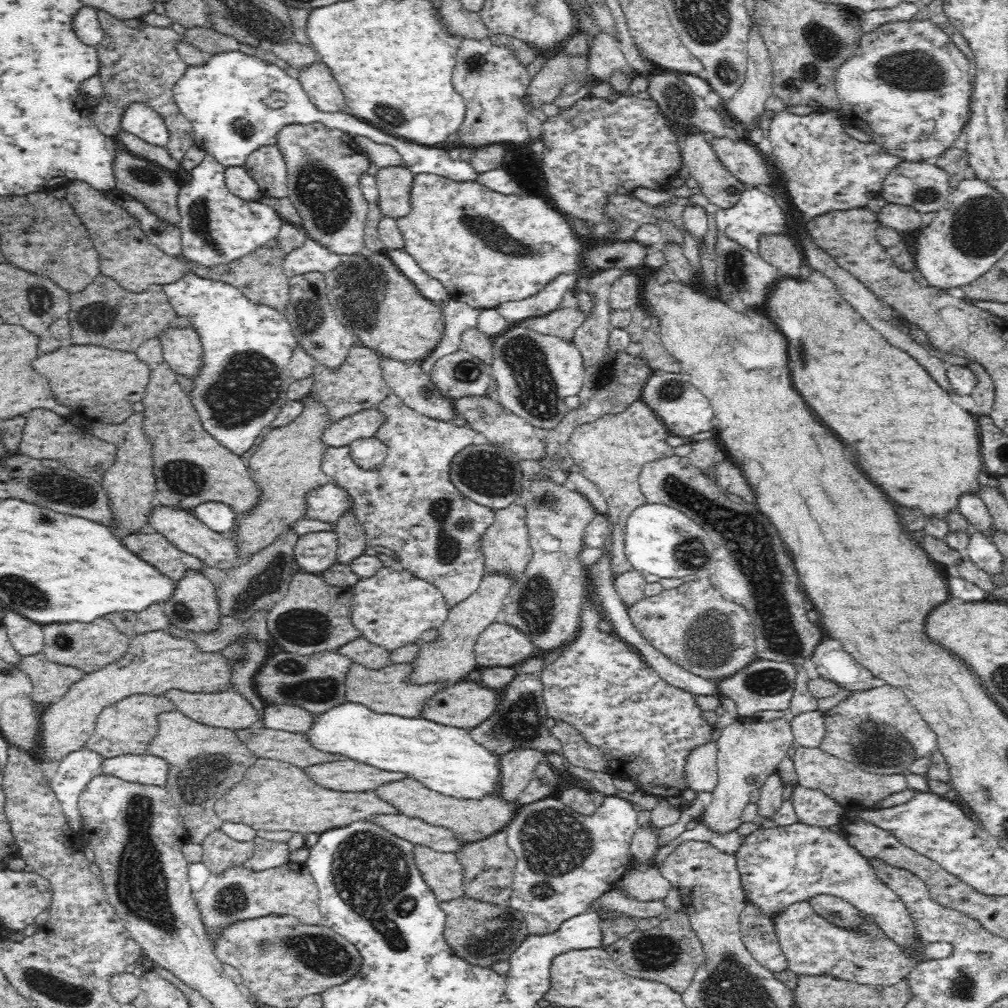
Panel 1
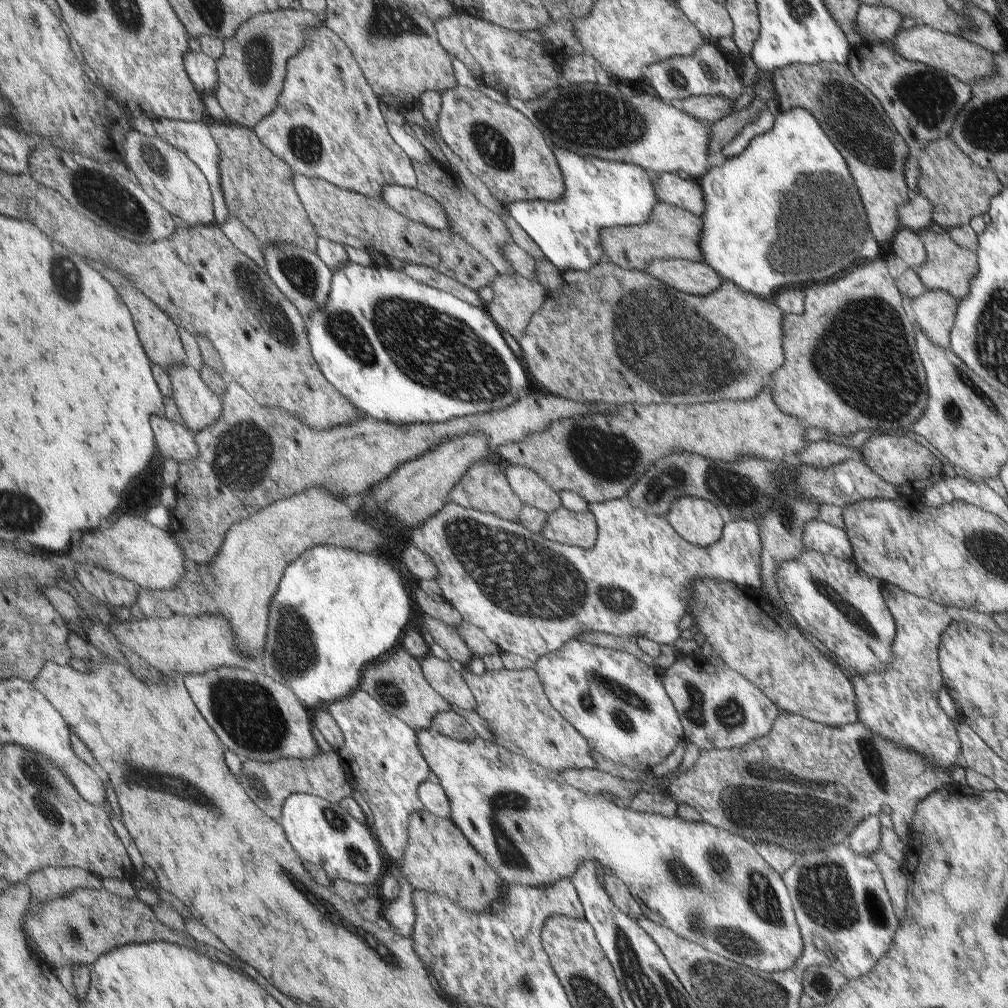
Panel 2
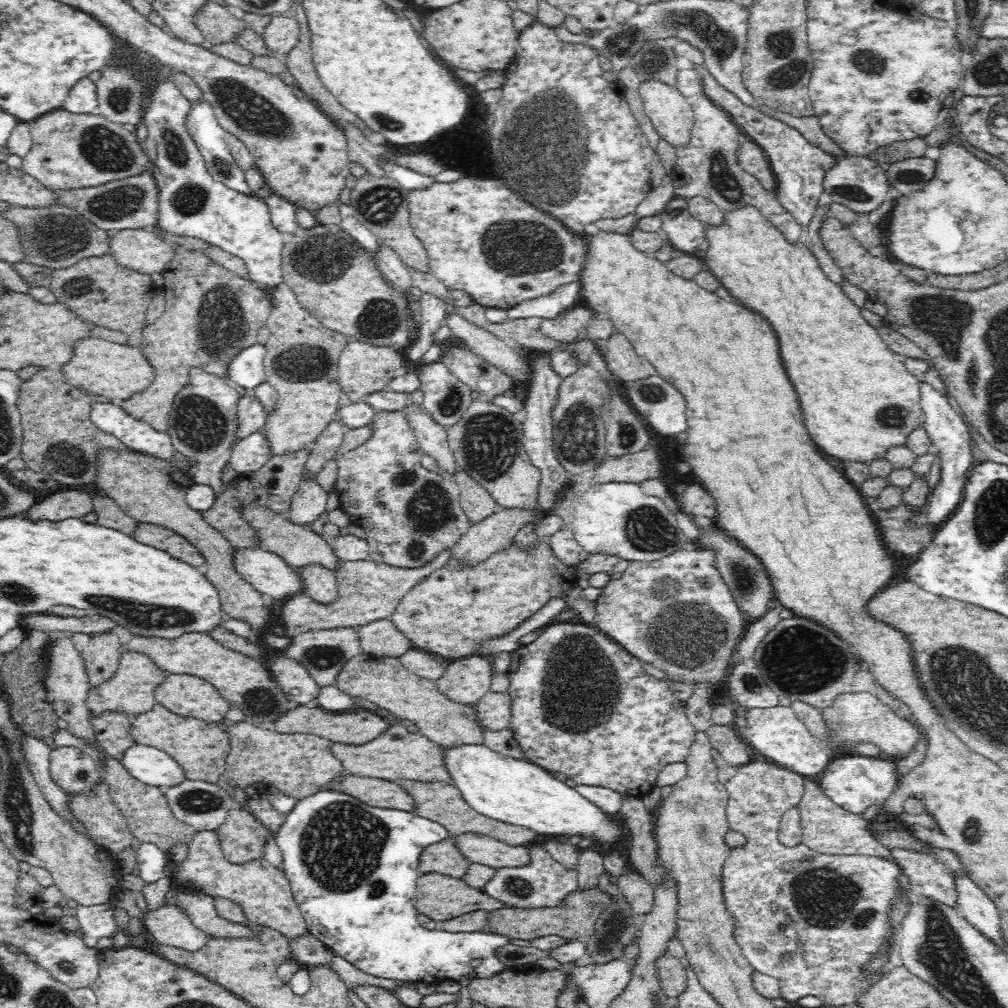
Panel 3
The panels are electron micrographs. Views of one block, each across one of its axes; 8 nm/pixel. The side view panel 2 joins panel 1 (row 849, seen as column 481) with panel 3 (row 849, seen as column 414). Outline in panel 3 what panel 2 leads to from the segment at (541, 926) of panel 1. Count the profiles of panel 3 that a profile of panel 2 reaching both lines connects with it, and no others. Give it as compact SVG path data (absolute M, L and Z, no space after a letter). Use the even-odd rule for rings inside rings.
M534 842L528 846L530 850L530 864L522 868L502 868L496 876L482 888L492 898L508 904L508 908L554 908L560 906L566 896L576 892L578 876L576 870L566 870L552 856L544 850L542 842Z

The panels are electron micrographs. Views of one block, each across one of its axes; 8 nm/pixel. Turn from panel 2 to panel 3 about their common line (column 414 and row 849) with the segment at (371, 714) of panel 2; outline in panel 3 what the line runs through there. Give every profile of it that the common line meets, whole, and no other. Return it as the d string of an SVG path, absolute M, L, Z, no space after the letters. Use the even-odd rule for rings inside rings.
M754 760L752 764L746 764L746 766L740 766L738 768L738 774L730 780L730 782L726 782L724 786L726 786L726 792L728 792L728 804L726 804L726 820L730 822L730 830L736 830L738 834L742 834L744 836L744 840L746 842L742 842L742 846L734 846L734 848L730 848L730 852L728 852L728 858L726 858L726 862L724 862L724 868L722 868L722 882L724 882L724 900L726 900L726 906L728 906L728 910L730 910L730 914L734 916L734 920L736 920L736 930L734 930L734 936L736 936L736 940L738 940L738 944L742 946L742 952L744 952L744 956L748 958L748 962L750 962L750 966L758 972L758 974L768 974L768 976L772 976L772 978L776 978L778 982L780 982L780 990L782 990L782 994L788 998L788 1000L794 1000L794 1002L798 1002L800 998L804 998L804 996L816 996L816 998L820 998L826 1006L850 1006L850 1004L856 1004L856 998L872 984L872 982L876 982L878 978L880 978L880 974L884 972L884 970L880 970L880 972L864 972L862 970L862 966L864 964L868 964L874 956L876 956L876 952L884 952L884 950L888 950L890 948L890 936L894 936L890 930L888 930L888 912L890 912L890 906L892 904L896 904L896 902L904 902L906 904L906 898L910 898L908 894L906 896L902 896L900 898L900 888L898 888L898 876L904 872L902 870L902 866L898 866L894 860L882 860L882 858L874 858L874 856L866 856L866 854L826 854L826 852L814 852L812 848L808 848L806 844L798 844L798 846L792 846L792 848L788 848L788 846L784 846L782 842L780 842L780 822L782 822L782 814L786 812L786 810L790 810L790 808L798 808L798 804L802 802L802 796L804 796L804 786L806 786L806 780L804 780L806 776L800 776L800 774L796 774L796 772L792 772L792 770L784 770L784 768L780 768L780 766L774 766L774 764L770 764L770 762L764 762L764 760Z

